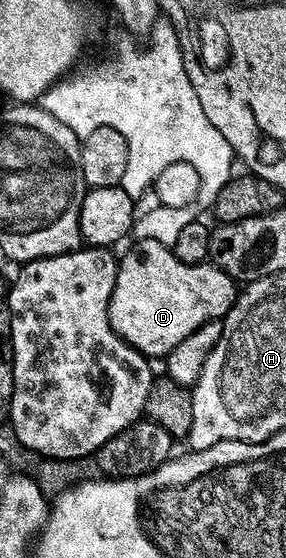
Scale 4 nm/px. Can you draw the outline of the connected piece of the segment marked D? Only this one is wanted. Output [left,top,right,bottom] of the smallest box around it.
[109,241,239,359]

